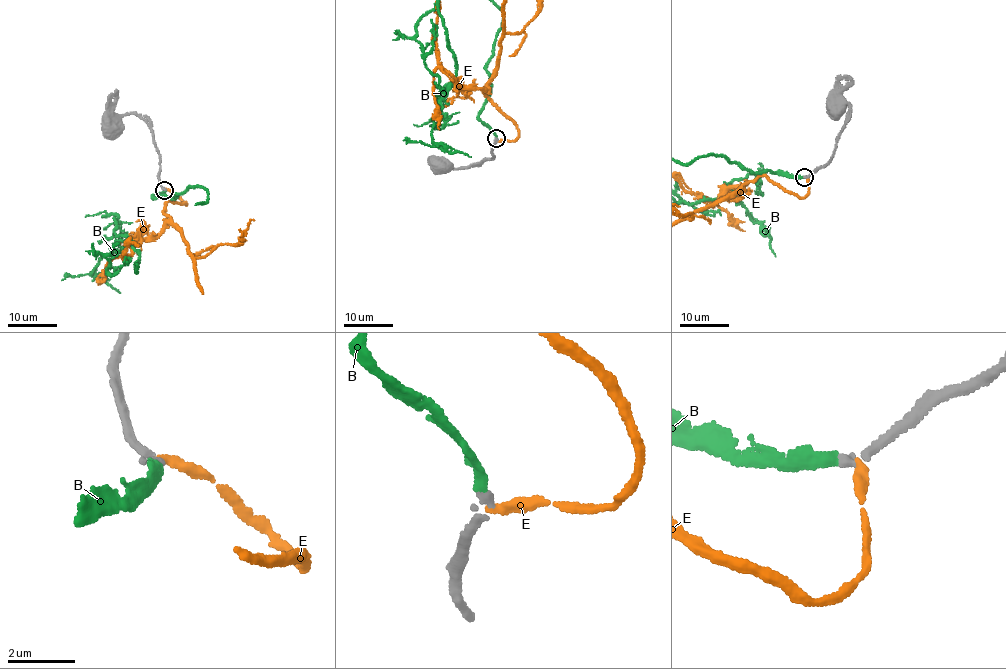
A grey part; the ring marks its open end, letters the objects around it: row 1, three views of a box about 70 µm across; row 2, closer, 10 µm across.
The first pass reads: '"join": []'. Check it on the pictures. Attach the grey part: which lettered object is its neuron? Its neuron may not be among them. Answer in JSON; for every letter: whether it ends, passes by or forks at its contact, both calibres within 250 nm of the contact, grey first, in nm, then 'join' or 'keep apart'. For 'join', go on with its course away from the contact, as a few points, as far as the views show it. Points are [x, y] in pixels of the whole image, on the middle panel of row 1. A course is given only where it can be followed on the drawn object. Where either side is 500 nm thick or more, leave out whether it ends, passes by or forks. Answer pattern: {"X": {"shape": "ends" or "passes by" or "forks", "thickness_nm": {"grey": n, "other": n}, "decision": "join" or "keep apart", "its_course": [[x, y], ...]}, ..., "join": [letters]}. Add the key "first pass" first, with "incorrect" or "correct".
{"first pass": "incorrect", "B": {"shape": "ends", "thickness_nm": {"grey": 240, "other": 280}, "decision": "join"}, "E": {"shape": "ends", "thickness_nm": {"grey": 240, "other": 280}, "decision": "keep apart"}, "join": ["B"]}

